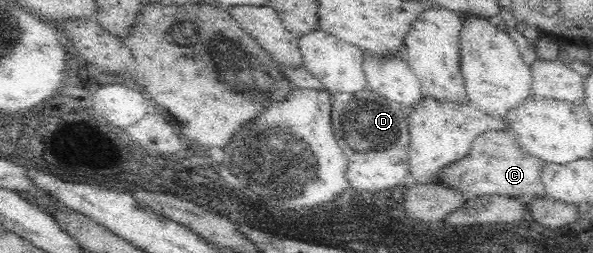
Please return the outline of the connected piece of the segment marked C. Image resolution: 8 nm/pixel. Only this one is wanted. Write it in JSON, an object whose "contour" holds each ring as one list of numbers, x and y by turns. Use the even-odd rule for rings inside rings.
{"contour":[[488,131,488,133,480,135,478,139,474,139,470,149,472,149,472,153,468,159,464,159,464,161,460,159,460,161,444,167,444,171,440,171,443,185,464,193,468,191,468,196,498,195,516,199,548,196,540,179,540,173,545,163,528,155,524,148,518,145,518,137,514,133]]}

